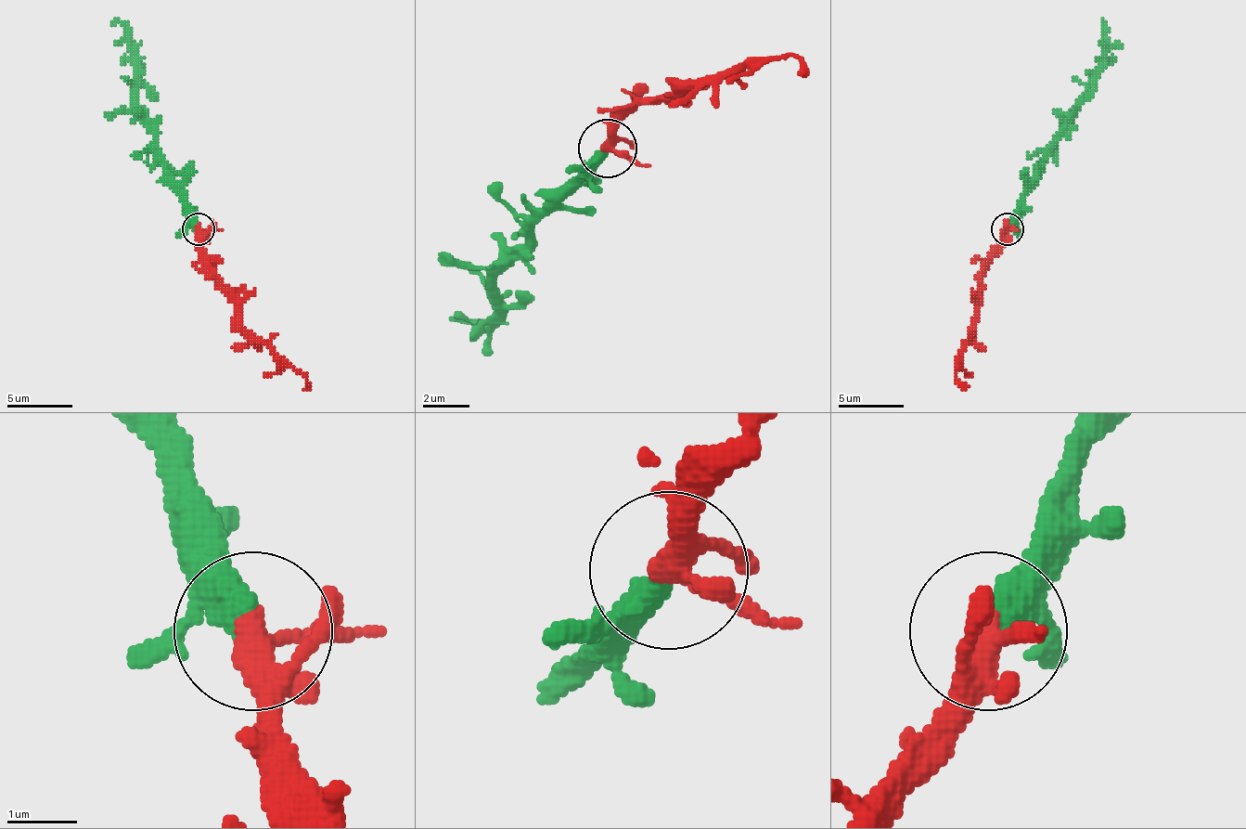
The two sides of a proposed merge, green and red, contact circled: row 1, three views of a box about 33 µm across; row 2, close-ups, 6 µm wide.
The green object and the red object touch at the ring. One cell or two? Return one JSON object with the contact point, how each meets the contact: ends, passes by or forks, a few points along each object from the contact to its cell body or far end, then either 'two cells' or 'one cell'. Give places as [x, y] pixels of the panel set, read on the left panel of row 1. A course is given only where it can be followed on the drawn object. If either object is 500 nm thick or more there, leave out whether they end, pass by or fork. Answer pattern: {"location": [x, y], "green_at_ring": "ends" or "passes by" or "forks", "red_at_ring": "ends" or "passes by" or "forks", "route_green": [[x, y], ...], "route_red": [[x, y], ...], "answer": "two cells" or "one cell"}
{"location": [199, 229], "green_at_ring": "passes by", "red_at_ring": "forks", "route_green": [[199, 230], [183, 187], [167, 168], [157, 132], [137, 103], [131, 34], [118, 21], [111, 25]], "route_red": [[199, 230], [199, 252], [232, 298], [235, 317], [301, 373], [307, 386]], "answer": "one cell"}

